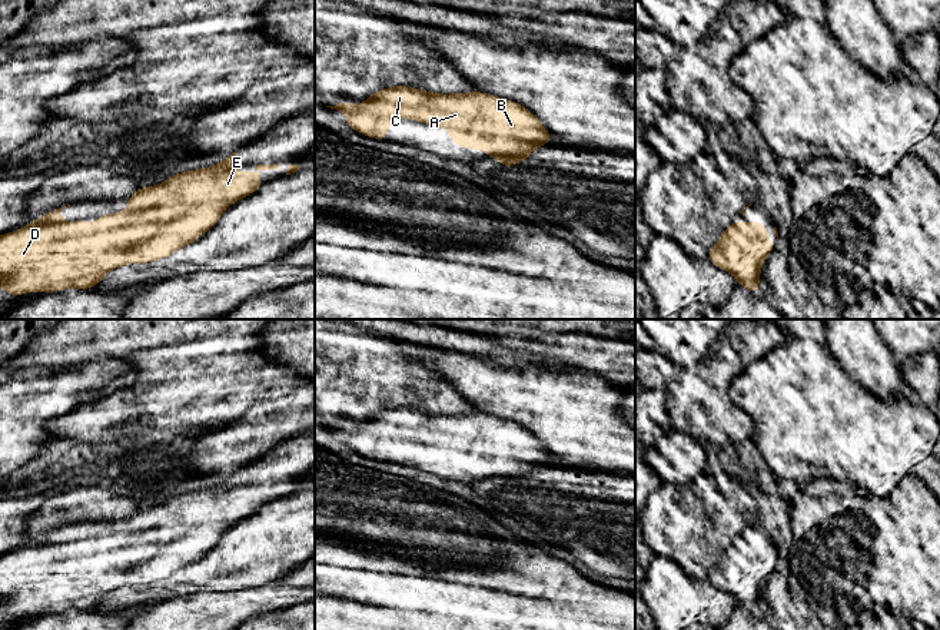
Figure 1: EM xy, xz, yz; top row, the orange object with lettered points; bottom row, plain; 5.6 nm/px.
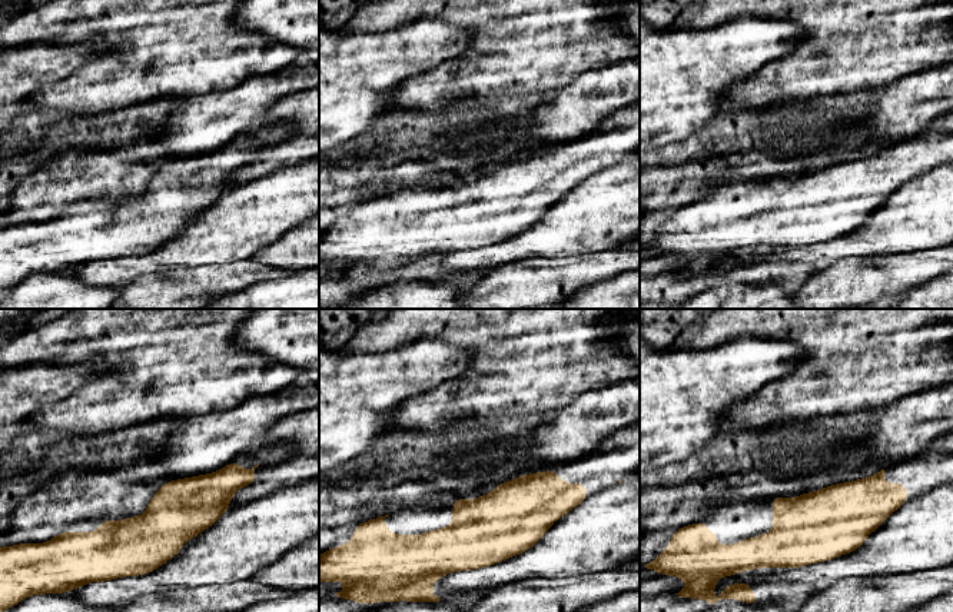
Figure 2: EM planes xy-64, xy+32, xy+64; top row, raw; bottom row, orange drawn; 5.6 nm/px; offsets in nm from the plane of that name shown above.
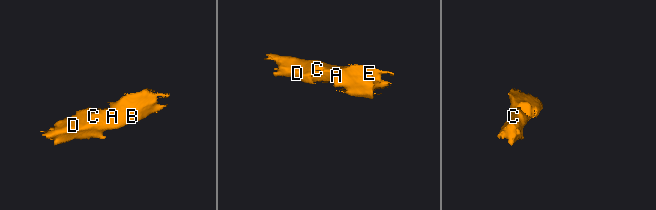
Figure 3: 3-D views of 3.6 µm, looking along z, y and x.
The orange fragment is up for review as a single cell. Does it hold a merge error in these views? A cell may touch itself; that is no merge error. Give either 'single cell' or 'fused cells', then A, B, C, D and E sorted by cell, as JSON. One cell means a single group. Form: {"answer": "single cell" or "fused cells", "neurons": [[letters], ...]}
{"answer": "single cell", "neurons": [["A", "B", "C", "D", "E"]]}

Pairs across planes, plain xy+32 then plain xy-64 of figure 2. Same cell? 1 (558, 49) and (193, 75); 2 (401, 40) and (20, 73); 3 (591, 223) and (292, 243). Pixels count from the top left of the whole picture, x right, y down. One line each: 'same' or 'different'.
1: same
2: same
3: different

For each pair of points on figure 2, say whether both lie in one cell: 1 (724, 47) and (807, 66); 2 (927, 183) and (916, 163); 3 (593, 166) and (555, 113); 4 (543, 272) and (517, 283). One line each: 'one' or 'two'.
1: two
2: two
3: two
4: one

